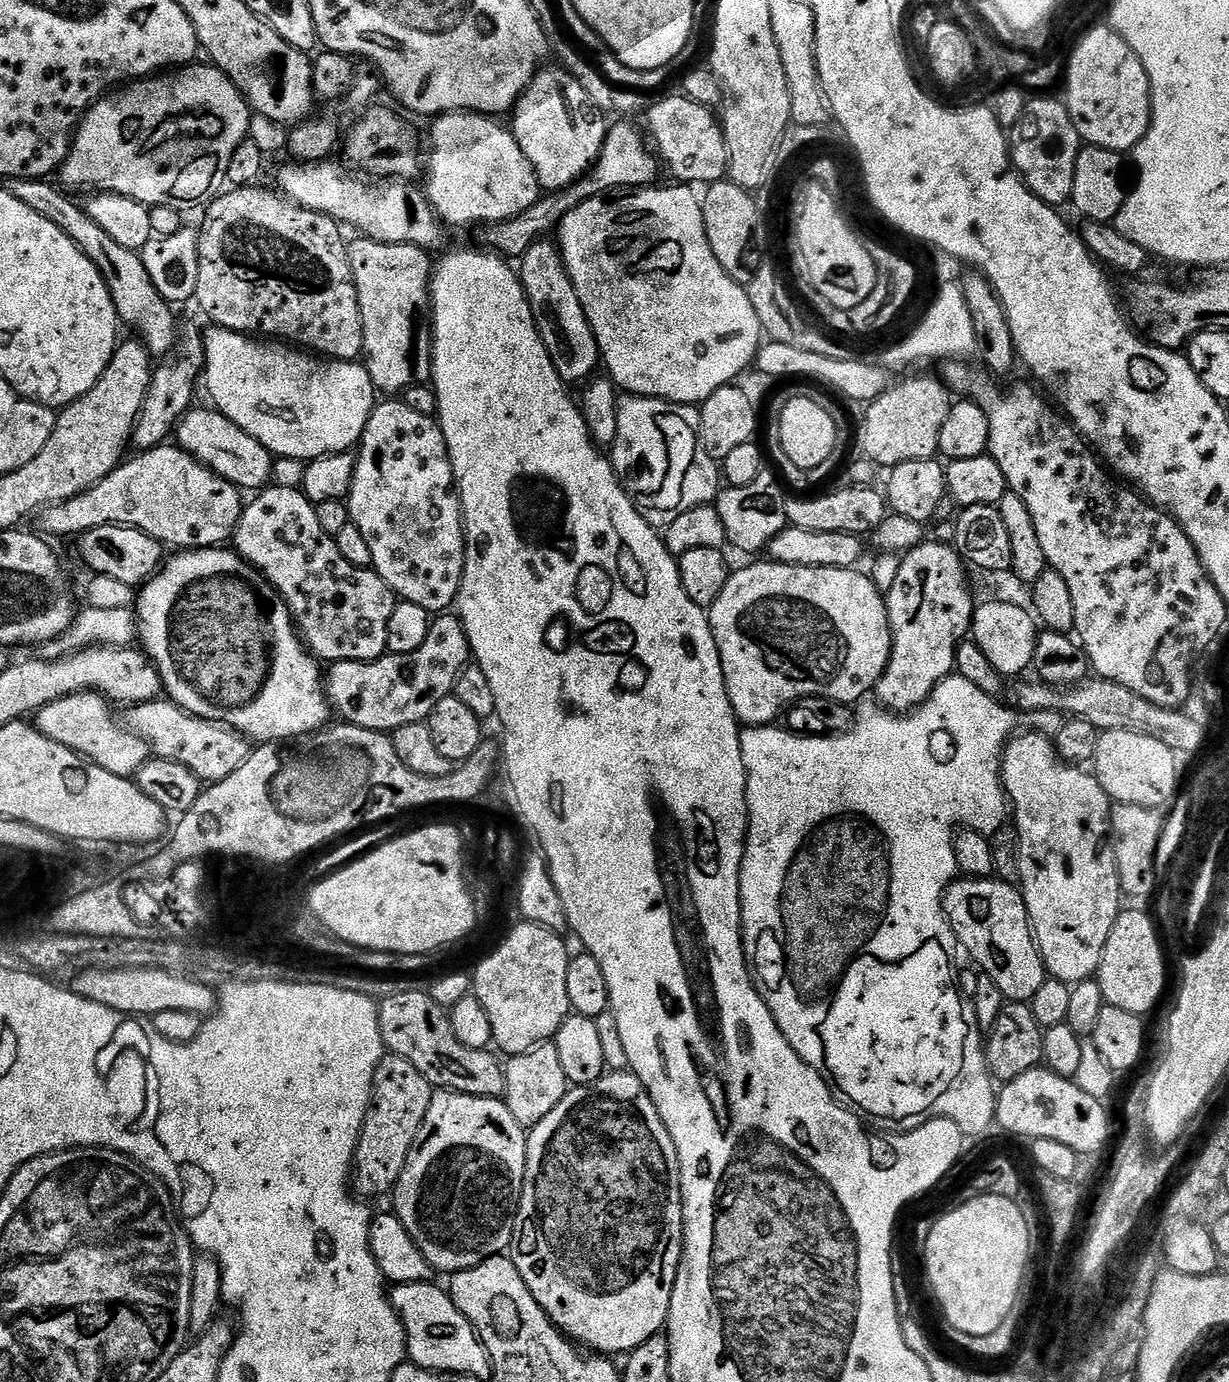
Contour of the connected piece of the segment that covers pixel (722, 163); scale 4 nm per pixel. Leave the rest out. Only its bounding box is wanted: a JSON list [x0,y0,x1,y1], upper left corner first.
[646,94,728,186]

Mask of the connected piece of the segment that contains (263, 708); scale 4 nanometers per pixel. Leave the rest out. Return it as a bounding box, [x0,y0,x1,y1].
[134,546,330,742]

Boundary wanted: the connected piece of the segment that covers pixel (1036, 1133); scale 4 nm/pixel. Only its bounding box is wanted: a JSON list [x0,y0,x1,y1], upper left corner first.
[995,1066,1108,1154]

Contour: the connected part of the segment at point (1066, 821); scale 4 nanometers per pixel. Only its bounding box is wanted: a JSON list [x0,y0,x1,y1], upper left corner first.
[1002,730,1122,984]

